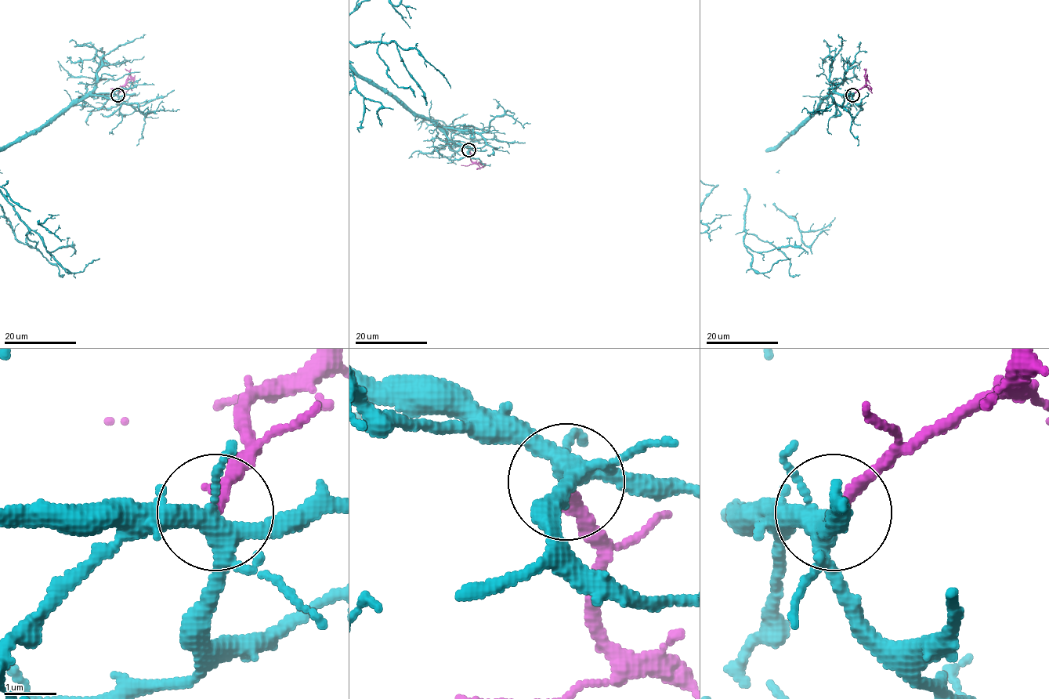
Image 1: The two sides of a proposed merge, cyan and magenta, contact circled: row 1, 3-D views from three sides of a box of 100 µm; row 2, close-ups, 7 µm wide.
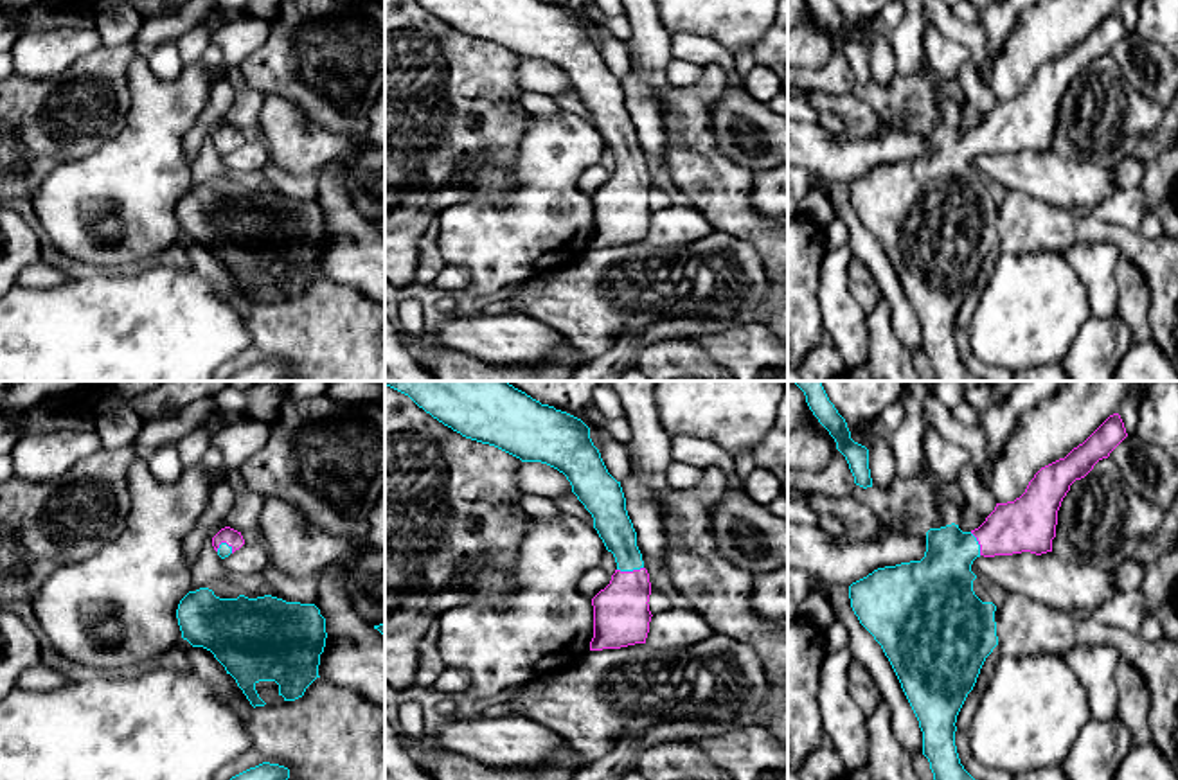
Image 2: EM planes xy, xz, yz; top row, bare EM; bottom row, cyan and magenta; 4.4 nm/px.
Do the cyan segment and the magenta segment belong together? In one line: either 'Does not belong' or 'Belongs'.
Belongs

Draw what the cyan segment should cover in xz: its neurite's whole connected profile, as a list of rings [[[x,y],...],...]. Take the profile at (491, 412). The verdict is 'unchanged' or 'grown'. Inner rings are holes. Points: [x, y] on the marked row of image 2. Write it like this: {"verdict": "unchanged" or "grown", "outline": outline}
{"verdict": "grown", "outline": [[[385,381],[466,439],[495,446],[522,462],[541,462],[567,476],[593,518],[617,570],[593,598],[590,651],[646,643],[651,622],[649,573],[637,546],[626,498],[606,469],[590,428],[541,404],[507,381]]]}

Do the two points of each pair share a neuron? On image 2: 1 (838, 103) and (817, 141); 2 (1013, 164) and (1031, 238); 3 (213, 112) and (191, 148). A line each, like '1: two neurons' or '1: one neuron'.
1: two neurons
2: two neurons
3: one neuron

